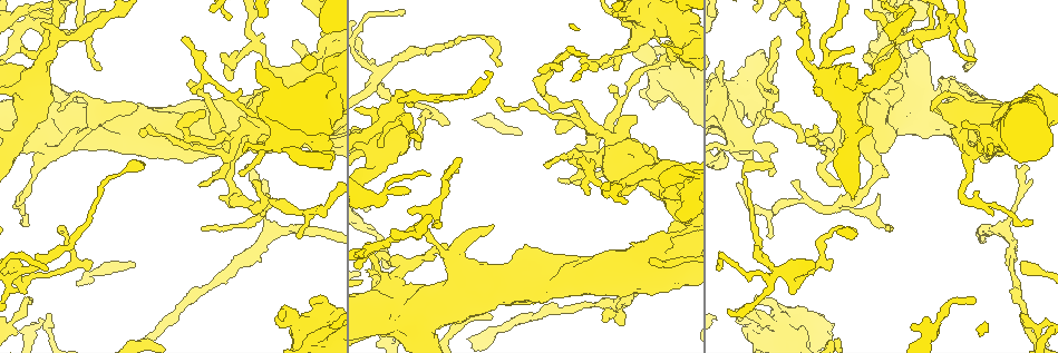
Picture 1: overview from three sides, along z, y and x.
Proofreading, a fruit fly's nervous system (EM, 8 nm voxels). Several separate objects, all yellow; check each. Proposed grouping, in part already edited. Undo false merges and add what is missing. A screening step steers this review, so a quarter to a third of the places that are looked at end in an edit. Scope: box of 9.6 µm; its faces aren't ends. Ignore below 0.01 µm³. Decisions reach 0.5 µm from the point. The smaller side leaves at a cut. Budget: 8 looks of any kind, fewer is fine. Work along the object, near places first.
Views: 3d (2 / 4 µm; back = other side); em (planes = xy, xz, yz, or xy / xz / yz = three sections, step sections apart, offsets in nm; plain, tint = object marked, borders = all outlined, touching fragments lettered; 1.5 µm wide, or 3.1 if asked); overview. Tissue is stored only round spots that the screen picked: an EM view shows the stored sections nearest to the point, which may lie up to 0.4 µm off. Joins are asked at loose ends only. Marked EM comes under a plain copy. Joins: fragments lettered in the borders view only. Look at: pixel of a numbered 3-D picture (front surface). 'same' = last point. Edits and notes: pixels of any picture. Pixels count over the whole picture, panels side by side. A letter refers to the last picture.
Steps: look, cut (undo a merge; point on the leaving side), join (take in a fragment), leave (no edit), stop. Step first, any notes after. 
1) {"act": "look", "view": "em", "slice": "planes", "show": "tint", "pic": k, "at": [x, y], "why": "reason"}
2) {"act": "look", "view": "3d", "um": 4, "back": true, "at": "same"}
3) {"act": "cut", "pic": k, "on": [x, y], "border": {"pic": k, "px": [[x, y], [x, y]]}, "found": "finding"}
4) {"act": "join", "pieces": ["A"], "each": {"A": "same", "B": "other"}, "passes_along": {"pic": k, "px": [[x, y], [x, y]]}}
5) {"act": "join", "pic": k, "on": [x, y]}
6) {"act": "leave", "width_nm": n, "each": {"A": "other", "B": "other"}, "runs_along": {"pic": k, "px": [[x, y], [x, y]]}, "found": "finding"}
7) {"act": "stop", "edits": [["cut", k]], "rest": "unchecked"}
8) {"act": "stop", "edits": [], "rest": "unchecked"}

{"act": "look", "view": "3d", "um": 4, "pic": 1, "at": [369, 271], "why": "branch stops here"}

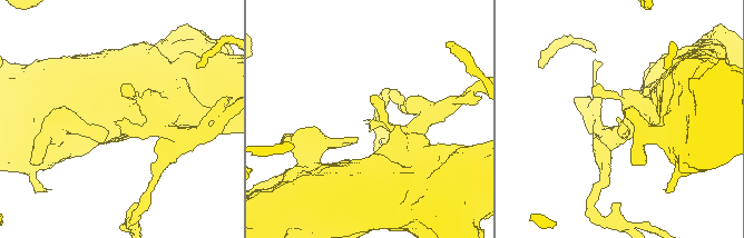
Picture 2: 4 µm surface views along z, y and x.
{"act": "look", "view": "em", "slice": "planes", "show": "borders", "pic": 2, "at": [618, 121], "why": "shape alone is not enough"}

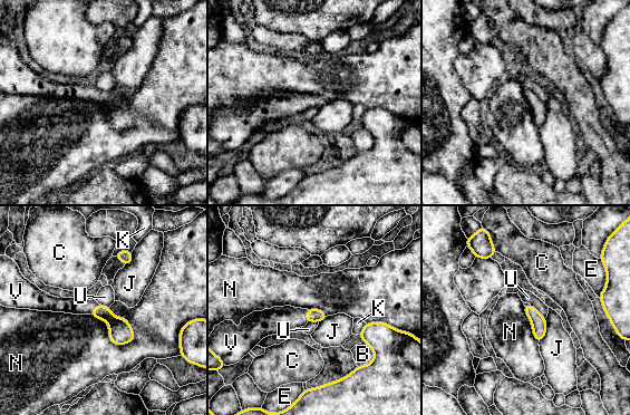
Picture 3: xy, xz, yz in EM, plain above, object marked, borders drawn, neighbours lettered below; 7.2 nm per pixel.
{"act": "join", "pieces": ["V"], "each": {"B": "other", "C": "other", "E": "other", "J": "other", "K": "other", "N": "other", "U": "other", "V": "same"}, "found": "it goes on there"}

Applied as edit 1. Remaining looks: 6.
{"act": "look", "view": "em", "slice": "planes", "show": "borders", "pic": 1, "at": [58, 110]}

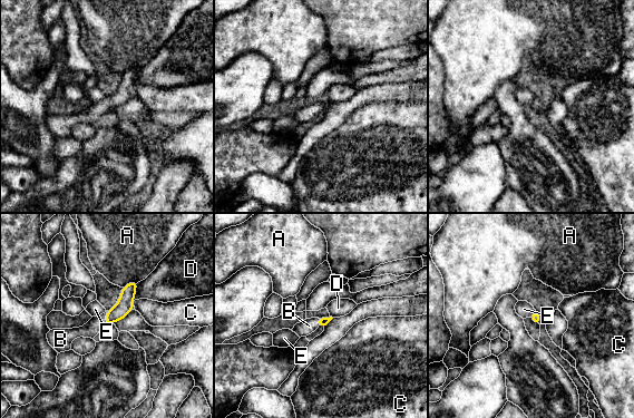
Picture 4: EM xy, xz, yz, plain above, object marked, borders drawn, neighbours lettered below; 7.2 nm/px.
{"act": "join", "pieces": ["B"], "longest_contact_nm": ["D", 200], "each": {"A": "other", "B": "same", "C": "other", "D": "other", "E": "other"}, "found": "it goes on there"}

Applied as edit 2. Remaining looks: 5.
{"act": "look", "view": "overview", "why": "redraw"}

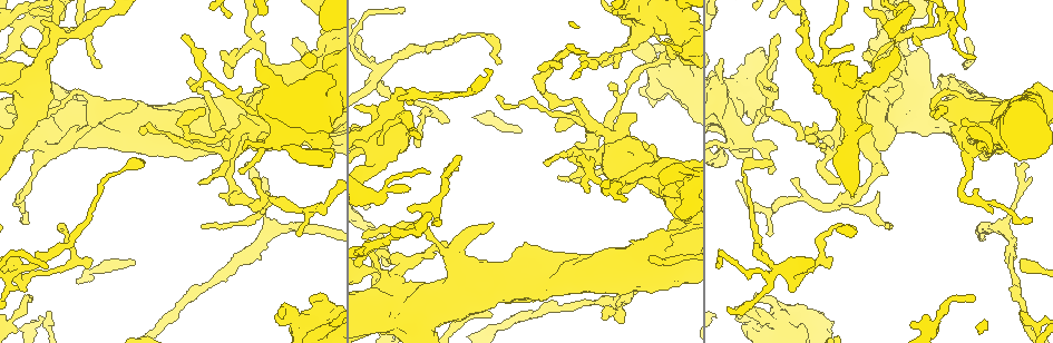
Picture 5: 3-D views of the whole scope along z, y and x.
{"act": "look", "view": "3d", "um": 4, "back": true, "pic": 5, "at": [1011, 263], "why": "narrows sharply"}

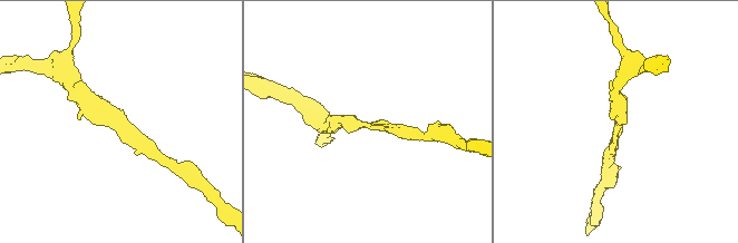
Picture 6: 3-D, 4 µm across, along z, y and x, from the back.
{"act": "look", "view": "em", "slice": "planes", "show": "borders", "pic": 6, "at": [119, 125], "arm_widths_nm": [190, 200]}

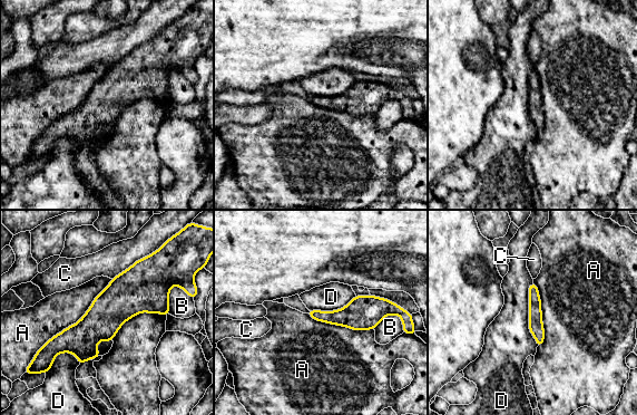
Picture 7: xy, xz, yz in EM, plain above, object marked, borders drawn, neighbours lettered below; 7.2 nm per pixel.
{"act": "leave", "longest_contact_nm": ["A", 750], "each": {"A": "other", "B": "other", "C": "other", "D": "other"}, "border": {"pic": 7, "px": [[532, 280], [529, 331], [537, 346]]}, "found": "all the same neuron"}

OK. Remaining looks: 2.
{"act": "stop", "edits": [["join", 3], ["join", 4]], "rest": "unchecked"}

